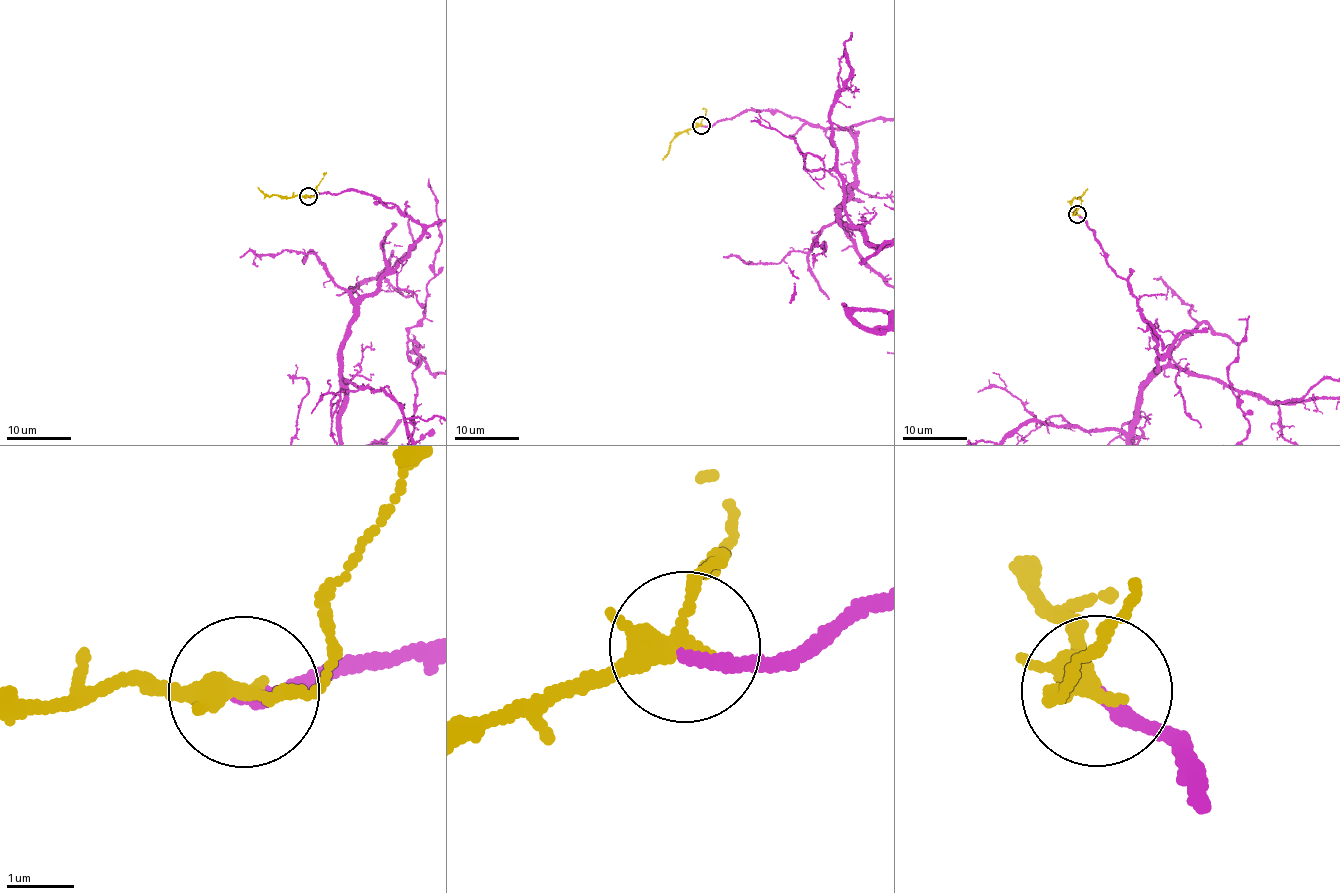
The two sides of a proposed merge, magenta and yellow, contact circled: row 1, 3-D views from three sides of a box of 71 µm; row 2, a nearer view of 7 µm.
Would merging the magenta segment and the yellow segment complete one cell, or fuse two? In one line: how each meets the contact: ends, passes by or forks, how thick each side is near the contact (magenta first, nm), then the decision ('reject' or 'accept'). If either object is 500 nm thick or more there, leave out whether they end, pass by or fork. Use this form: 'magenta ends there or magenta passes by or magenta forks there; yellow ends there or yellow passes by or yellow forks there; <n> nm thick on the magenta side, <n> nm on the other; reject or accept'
magenta ends there; yellow forks there; 200 nm thick on the magenta side, 240 nm on the other; accept

